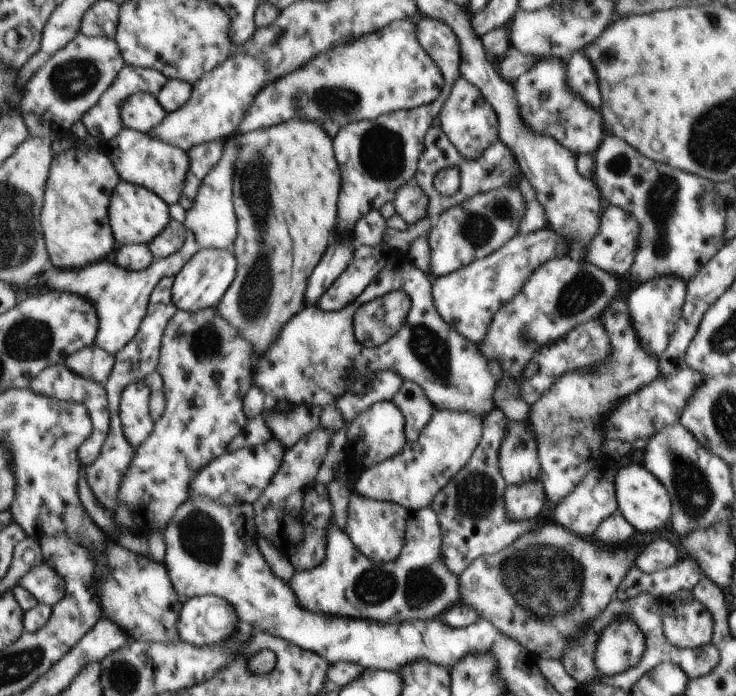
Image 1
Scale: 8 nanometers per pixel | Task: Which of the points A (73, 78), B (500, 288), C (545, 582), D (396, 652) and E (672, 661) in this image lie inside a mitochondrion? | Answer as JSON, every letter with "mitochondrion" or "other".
{"A":"mitochondrion","B":"other","C":"mitochondrion","D":"other","E":"other"}

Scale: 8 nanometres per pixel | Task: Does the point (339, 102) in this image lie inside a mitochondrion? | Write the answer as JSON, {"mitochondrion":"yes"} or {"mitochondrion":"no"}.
{"mitochondrion":"yes"}

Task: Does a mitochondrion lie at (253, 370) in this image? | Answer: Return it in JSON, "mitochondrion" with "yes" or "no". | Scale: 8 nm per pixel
{"mitochondrion":"no"}

